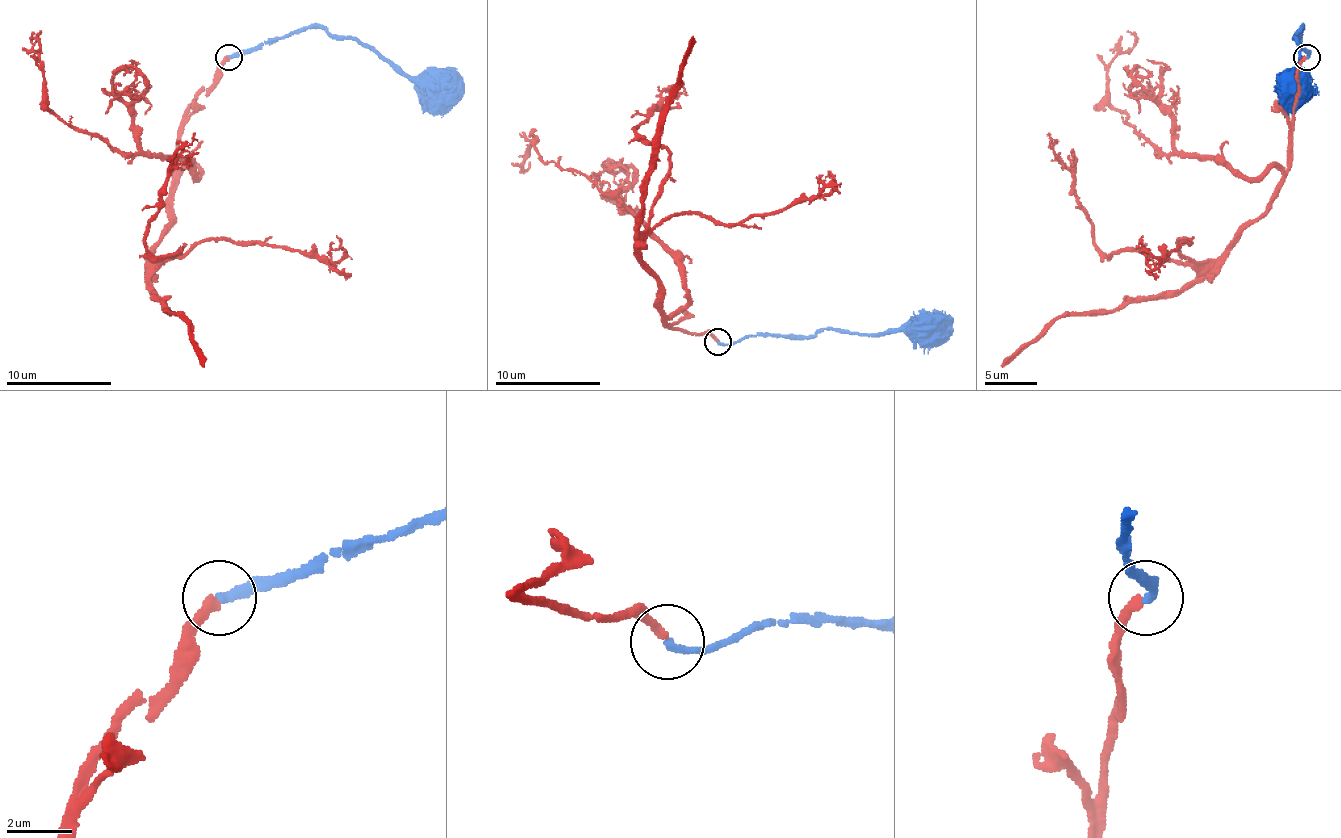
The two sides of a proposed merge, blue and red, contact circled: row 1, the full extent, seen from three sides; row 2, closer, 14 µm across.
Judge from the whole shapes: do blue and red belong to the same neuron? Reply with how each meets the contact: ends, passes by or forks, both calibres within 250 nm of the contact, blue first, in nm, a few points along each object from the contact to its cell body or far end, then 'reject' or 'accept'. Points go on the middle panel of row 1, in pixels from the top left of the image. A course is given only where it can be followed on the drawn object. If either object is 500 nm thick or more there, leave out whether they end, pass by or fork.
blue ends; red ends; calibres 240 and 280 nm; course blue (717, 341), (733, 344), (748, 336), (814, 338), (825, 328), (859, 333), (927, 330); course red (717, 341), (664, 323), (662, 283), (638, 252), (670, 152), (636, 128), (659, 97), (685, 94); accept

